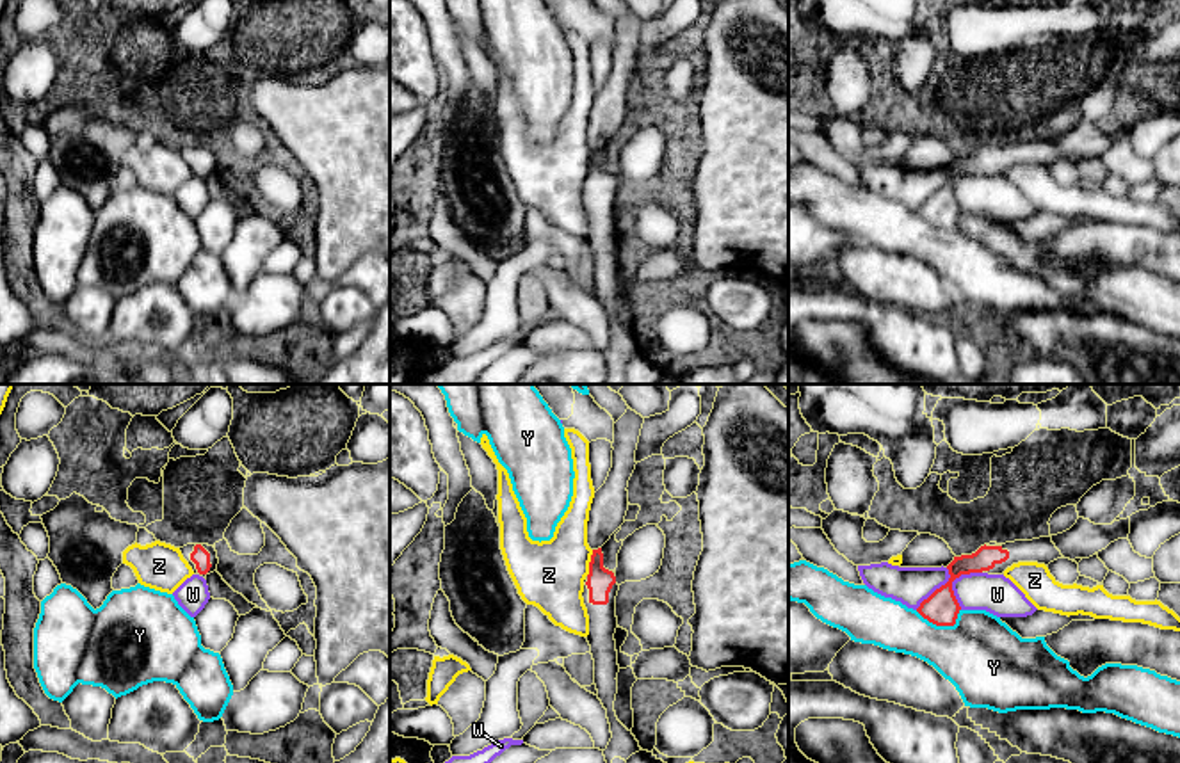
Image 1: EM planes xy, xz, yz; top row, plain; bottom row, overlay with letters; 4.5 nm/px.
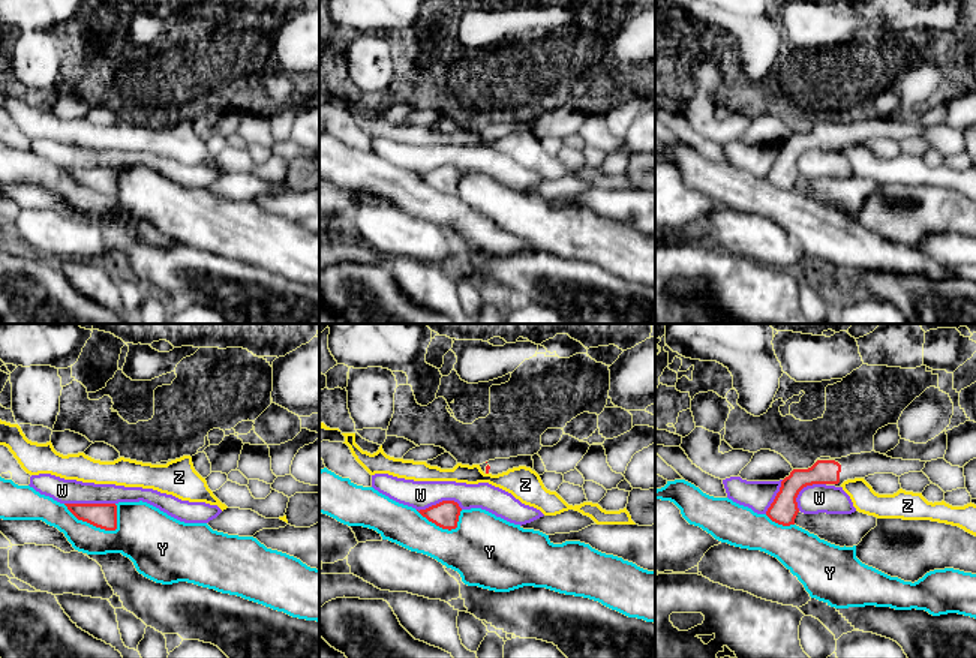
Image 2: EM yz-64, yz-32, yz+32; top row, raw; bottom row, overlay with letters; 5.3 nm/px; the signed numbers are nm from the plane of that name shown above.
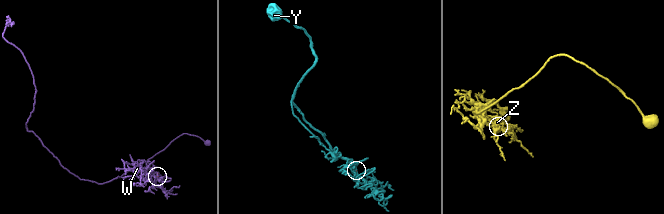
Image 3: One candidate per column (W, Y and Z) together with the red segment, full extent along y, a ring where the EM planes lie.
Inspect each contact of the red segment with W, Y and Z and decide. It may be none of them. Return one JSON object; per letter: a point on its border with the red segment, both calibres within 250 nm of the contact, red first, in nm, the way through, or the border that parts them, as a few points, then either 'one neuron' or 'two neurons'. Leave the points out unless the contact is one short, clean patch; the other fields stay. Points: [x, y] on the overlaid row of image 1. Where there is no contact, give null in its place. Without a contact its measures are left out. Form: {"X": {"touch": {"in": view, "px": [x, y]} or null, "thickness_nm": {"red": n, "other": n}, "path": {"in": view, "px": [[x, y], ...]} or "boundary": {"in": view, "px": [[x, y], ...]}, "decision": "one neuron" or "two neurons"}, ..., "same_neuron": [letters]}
{"W": {"touch": {"in": "yz", "px": [949, 580]}, "thickness_nm": {"red": 150, "other": 180}, "decision": "two neurons"}, "Y": {"touch": {"in": "yz", "px": [942, 625]}, "thickness_nm": {"red": 150, "other": 360}, "decision": "two neurons"}, "Z": {"touch": {"in": "xz", "px": [590, 562]}, "thickness_nm": {"red": 120, "other": 300}, "boundary": {"in": "xz", "px": [[593, 550], [586, 575]]}, "decision": "two neurons"}, "same_neuron": []}

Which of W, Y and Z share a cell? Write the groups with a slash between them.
W / Y / Z

